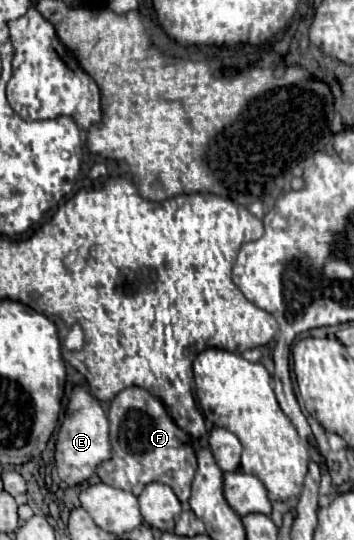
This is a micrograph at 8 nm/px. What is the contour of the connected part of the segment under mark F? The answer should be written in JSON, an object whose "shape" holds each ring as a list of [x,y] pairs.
{"shape":[[[142,387],[120,391],[108,411],[112,459],[98,467],[98,477],[112,487],[140,495],[148,483],[164,483],[172,487],[182,507],[188,509],[190,485],[196,473],[196,453],[190,435],[182,431],[168,415],[164,403]]]}

